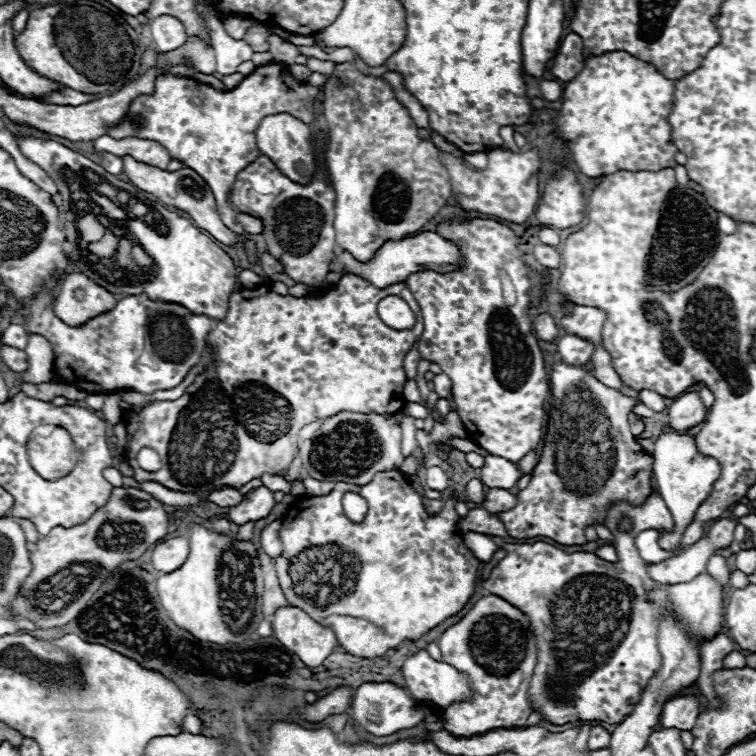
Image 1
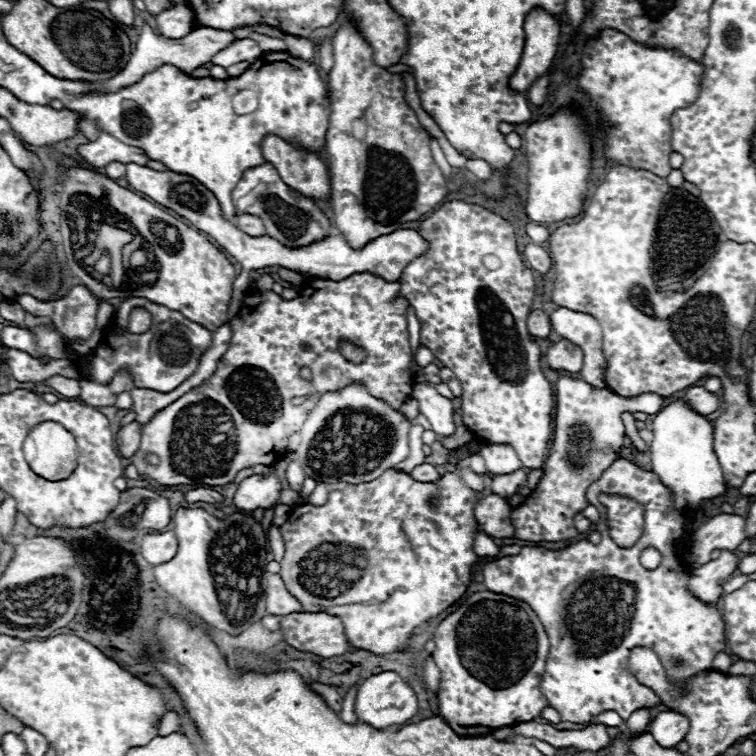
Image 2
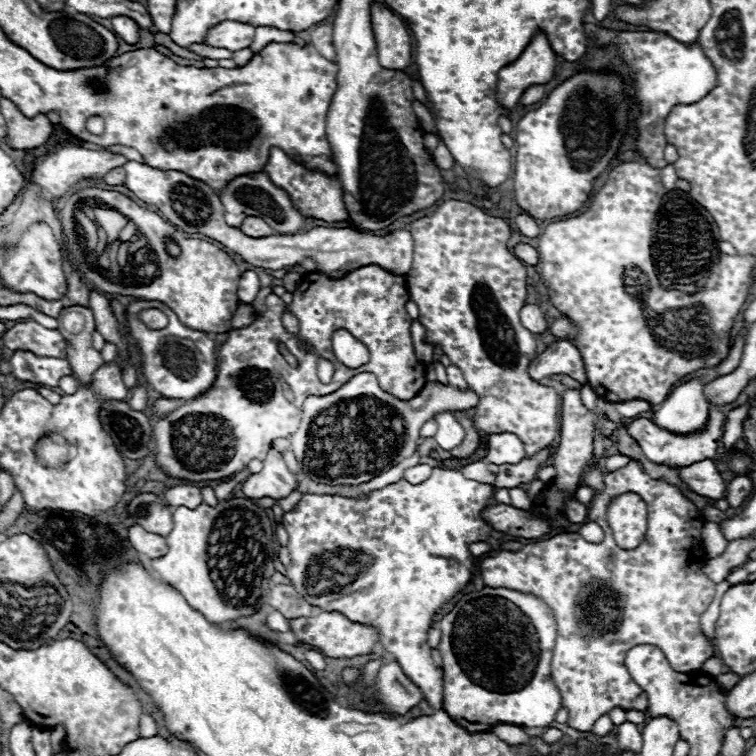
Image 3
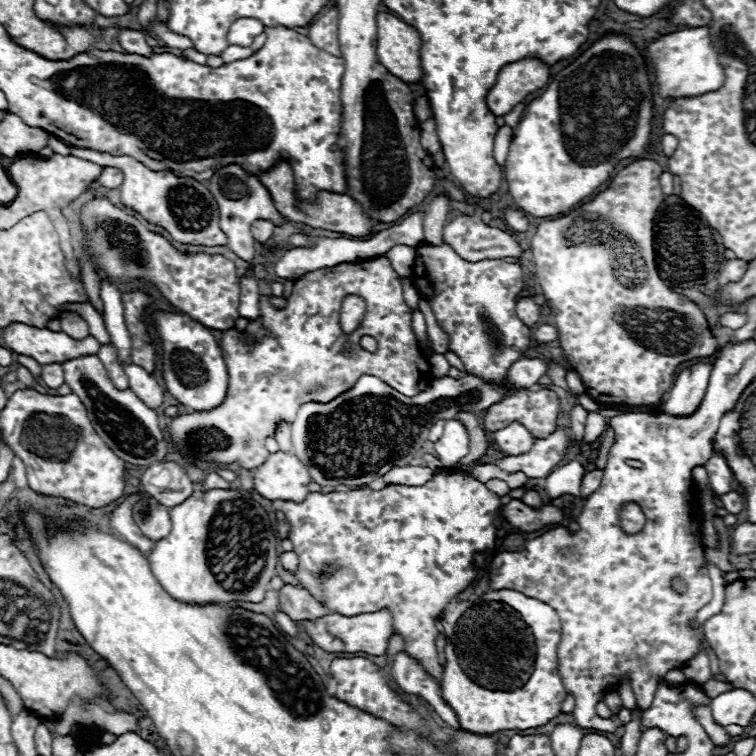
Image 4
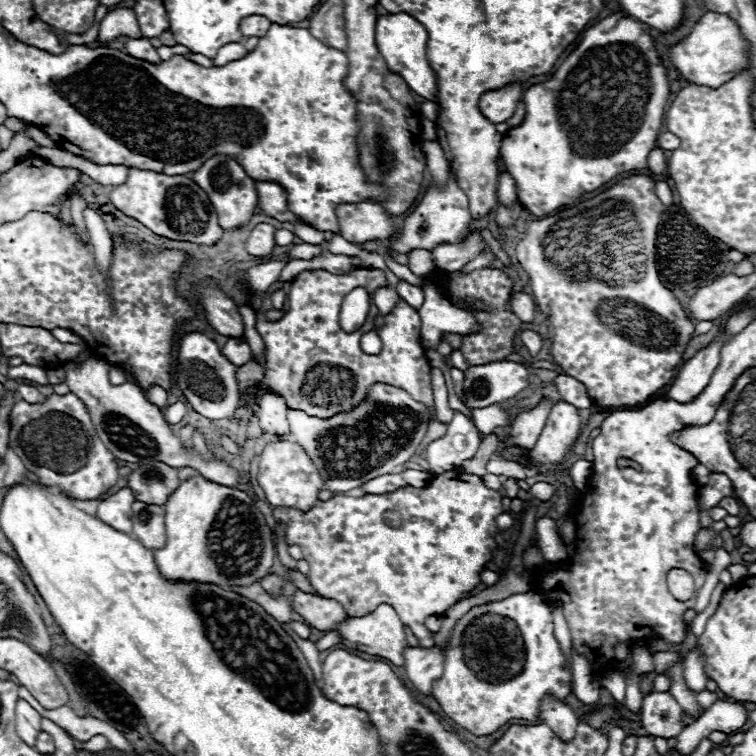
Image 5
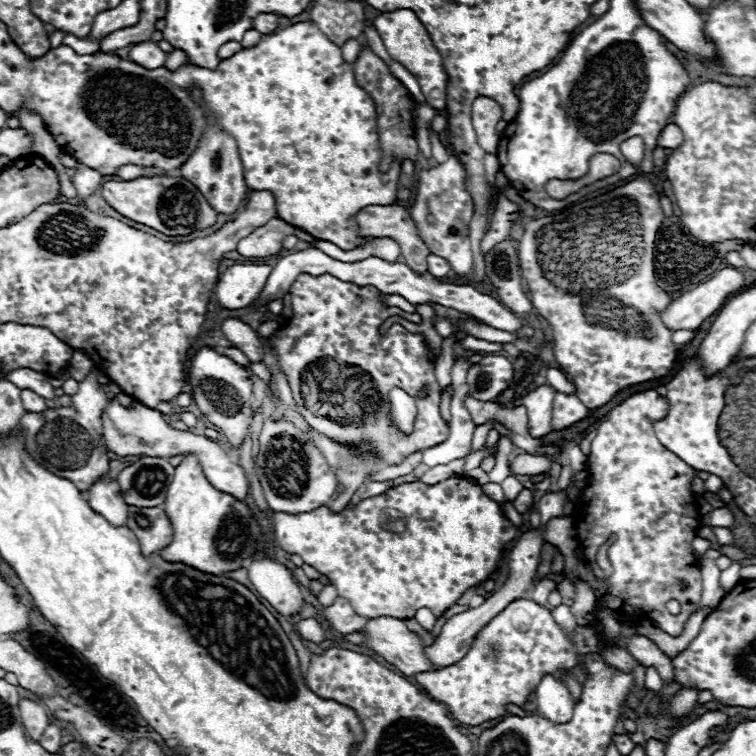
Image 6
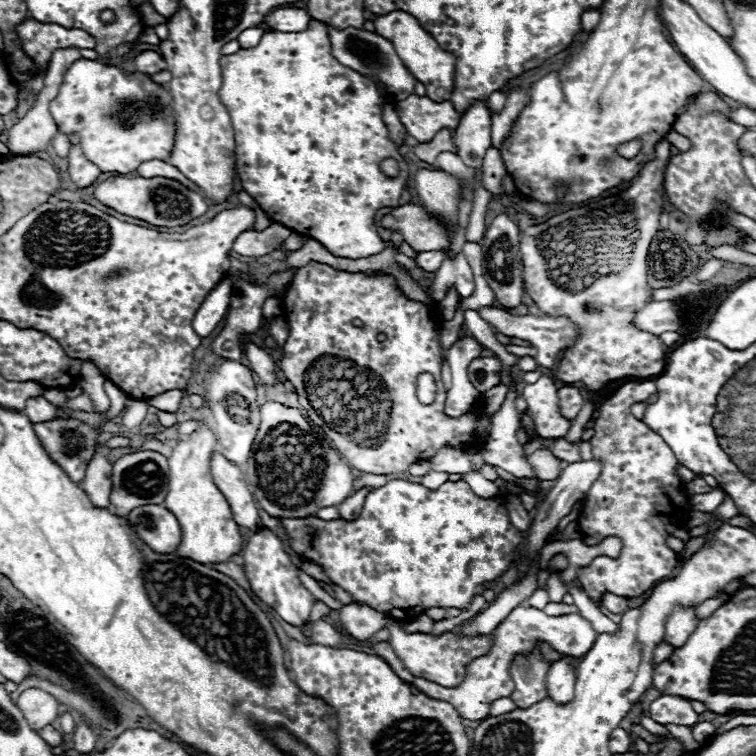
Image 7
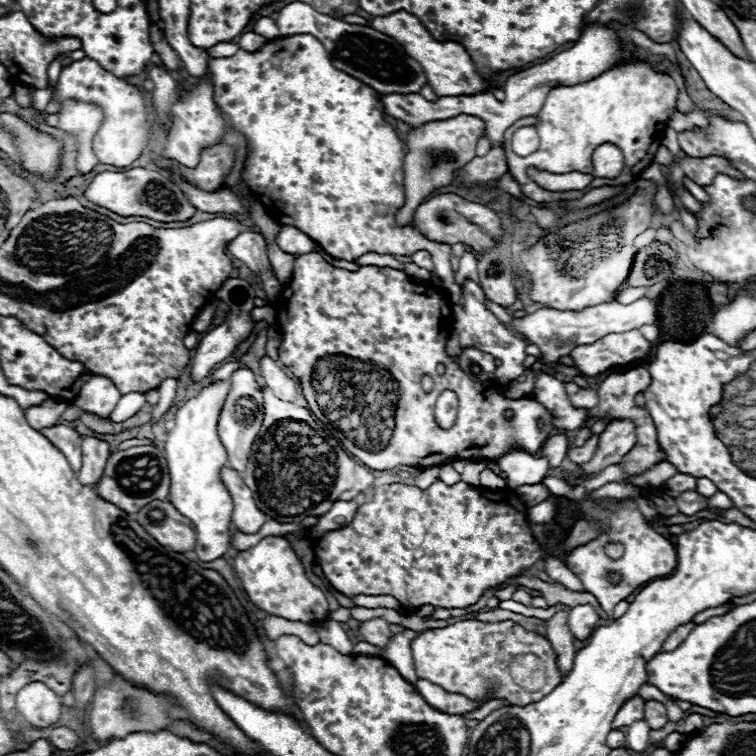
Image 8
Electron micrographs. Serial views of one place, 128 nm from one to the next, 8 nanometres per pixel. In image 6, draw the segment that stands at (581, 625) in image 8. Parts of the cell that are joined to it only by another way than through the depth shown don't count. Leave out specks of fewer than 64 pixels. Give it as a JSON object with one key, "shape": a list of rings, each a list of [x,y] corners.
{"shape":[[[520,598],[508,604],[476,634],[460,662],[438,672],[416,674],[416,680],[436,702],[446,704],[456,720],[480,726],[486,720],[506,716],[508,704],[522,708],[546,674],[564,680],[564,672],[576,666],[576,648],[588,654],[601,651],[605,645],[589,626],[577,626],[573,636],[567,636],[554,622],[550,610],[534,600]]]}

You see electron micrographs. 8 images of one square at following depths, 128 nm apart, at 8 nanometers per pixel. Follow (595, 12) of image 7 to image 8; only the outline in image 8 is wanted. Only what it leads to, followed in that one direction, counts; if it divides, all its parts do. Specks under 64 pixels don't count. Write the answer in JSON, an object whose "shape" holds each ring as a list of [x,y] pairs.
{"shape":[[[586,24],[584,32],[574,48],[556,54],[554,58],[550,58],[544,64],[532,66],[524,72],[510,76],[506,80],[506,90],[504,90],[506,98],[502,102],[498,102],[492,96],[492,92],[480,92],[480,94],[470,94],[470,96],[444,96],[444,98],[438,98],[438,102],[428,102],[420,94],[416,94],[416,96],[382,96],[382,102],[384,102],[386,114],[406,122],[412,128],[418,128],[418,126],[422,126],[426,122],[434,122],[434,120],[454,118],[458,114],[480,116],[486,122],[486,128],[490,134],[490,146],[502,146],[506,128],[524,116],[536,116],[536,112],[540,112],[540,108],[544,104],[546,94],[552,88],[572,86],[572,84],[584,82],[584,80],[592,80],[592,76],[598,76],[600,72],[608,70],[622,54],[624,54],[624,50],[620,48],[616,34],[610,28],[600,26],[600,24]]]}

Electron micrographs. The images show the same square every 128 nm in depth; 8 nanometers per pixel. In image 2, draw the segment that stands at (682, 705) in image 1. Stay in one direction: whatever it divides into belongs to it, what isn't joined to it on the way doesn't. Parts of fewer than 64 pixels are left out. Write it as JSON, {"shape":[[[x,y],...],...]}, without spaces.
{"shape":[[[666,710],[652,718],[652,724],[648,726],[648,732],[652,732],[654,740],[664,748],[674,748],[678,742],[684,740],[686,732],[690,728],[690,722],[684,714]]]}

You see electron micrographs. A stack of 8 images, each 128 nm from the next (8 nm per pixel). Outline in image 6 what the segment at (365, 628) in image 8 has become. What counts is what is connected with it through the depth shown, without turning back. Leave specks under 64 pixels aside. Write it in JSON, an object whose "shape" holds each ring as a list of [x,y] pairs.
{"shape":[[[336,598],[332,606],[318,606],[316,610],[320,612],[320,618],[330,624],[330,628],[334,628],[342,634],[360,632],[360,628],[364,628],[364,624],[368,622],[368,618],[358,616],[352,610],[350,602],[344,598]]]}

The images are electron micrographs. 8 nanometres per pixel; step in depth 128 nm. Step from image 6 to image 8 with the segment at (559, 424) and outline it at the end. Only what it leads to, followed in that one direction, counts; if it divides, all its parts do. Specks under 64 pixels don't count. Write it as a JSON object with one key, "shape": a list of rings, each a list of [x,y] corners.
{"shape":[[[574,382],[566,384],[566,394],[574,408],[594,408],[598,404],[598,396],[594,390],[582,390]]]}

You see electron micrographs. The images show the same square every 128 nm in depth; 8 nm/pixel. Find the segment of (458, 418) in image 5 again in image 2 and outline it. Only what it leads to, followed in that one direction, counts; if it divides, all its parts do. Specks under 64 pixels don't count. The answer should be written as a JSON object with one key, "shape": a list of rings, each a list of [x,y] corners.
{"shape":[[[414,384],[410,398],[416,398],[420,404],[420,412],[430,420],[432,430],[438,436],[450,436],[454,426],[454,408],[452,402],[442,398],[434,386],[428,384]]]}

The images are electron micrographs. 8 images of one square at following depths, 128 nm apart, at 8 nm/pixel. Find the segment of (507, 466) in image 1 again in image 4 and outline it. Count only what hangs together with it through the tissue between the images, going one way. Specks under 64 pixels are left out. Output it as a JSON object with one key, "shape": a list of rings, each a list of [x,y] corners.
{"shape":[[[512,422],[508,428],[502,428],[498,432],[492,434],[496,446],[500,452],[504,452],[506,456],[518,456],[524,454],[532,448],[534,440],[532,434],[518,422]]]}

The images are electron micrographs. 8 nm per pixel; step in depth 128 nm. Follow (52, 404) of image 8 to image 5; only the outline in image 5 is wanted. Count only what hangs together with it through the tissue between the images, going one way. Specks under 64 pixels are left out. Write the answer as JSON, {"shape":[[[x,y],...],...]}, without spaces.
{"shape":[[[22,382],[22,384],[18,386],[18,394],[20,394],[20,398],[24,398],[24,400],[30,402],[30,404],[36,404],[36,402],[42,400],[42,394],[40,394],[38,388],[36,388],[34,384],[30,384],[30,382]]]}

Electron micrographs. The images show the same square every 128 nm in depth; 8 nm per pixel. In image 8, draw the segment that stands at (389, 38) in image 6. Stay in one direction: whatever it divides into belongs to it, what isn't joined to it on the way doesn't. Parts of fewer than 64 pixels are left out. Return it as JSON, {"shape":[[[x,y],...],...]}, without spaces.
{"shape":[[[404,10],[388,14],[388,16],[376,16],[370,22],[372,28],[378,32],[384,32],[392,36],[408,56],[412,56],[424,70],[428,84],[432,86],[434,94],[440,96],[462,96],[462,94],[476,94],[476,92],[486,92],[488,84],[476,74],[476,66],[468,52],[456,44],[456,42],[436,42],[430,32],[420,24],[420,20]]]}

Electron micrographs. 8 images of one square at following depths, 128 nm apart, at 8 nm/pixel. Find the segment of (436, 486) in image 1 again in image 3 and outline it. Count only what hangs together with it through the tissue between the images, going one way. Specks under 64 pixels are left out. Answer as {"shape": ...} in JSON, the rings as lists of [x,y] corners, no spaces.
{"shape":[[[418,464],[418,466],[414,466],[414,468],[408,468],[408,470],[404,472],[404,478],[406,478],[410,484],[420,484],[420,482],[428,480],[430,474],[432,474],[432,466],[428,466],[428,464]]]}

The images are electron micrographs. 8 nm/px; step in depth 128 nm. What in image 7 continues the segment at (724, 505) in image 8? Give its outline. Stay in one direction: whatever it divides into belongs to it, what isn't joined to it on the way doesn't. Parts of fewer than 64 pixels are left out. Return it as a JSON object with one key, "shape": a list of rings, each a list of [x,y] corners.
{"shape":[[[714,490],[710,494],[696,494],[696,496],[692,496],[692,510],[714,512],[722,502],[724,502],[722,490]]]}

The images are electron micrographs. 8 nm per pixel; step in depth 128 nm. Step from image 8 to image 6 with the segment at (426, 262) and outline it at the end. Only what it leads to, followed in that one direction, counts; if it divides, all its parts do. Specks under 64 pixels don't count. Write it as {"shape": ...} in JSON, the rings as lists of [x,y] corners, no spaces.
{"shape":[[[430,254],[428,256],[428,272],[436,278],[442,278],[442,276],[448,276],[450,274],[450,262],[442,256],[436,256],[436,254]]]}

